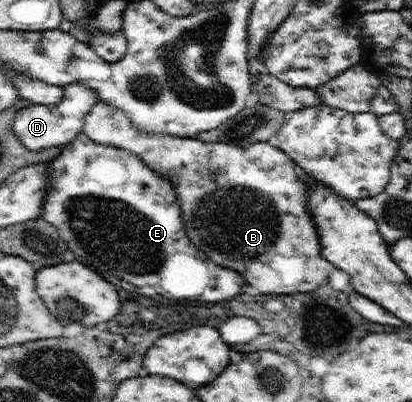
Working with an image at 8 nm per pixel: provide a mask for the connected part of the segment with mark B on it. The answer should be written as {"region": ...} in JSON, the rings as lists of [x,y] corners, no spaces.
{"region":[[[101,100],[87,114],[83,133],[98,144],[134,153],[154,172],[167,176],[177,192],[183,227],[190,242],[216,264],[239,272],[246,284],[257,288],[260,294],[288,295],[290,292],[315,291],[328,280],[332,267],[336,267],[321,255],[318,233],[307,209],[305,179],[295,162],[268,141],[241,148],[226,143],[202,142],[194,137],[141,132],[123,110]]]}

